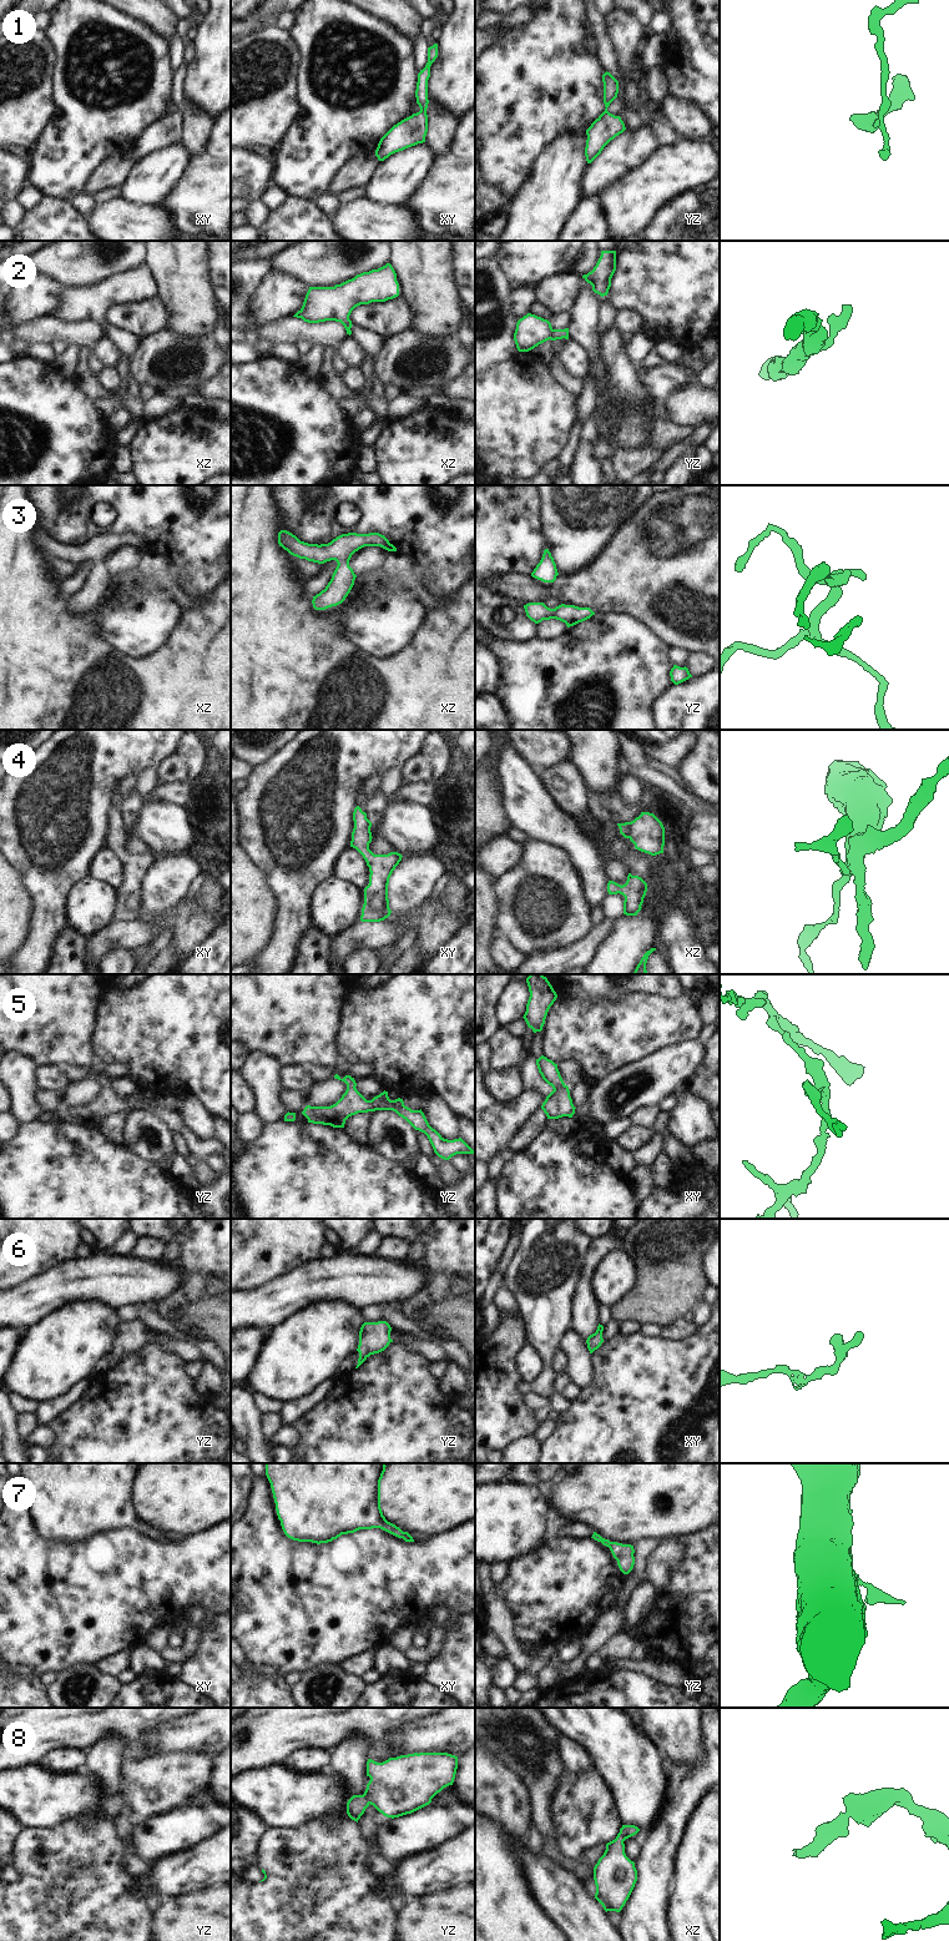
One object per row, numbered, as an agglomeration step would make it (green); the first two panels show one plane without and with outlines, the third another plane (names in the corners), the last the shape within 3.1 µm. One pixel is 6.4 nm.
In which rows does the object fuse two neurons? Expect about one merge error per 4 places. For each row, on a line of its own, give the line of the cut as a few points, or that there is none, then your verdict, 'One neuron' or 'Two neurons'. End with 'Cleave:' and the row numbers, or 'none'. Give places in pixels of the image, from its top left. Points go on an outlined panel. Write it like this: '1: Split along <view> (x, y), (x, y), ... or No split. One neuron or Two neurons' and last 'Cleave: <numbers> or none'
1: No split. One neuron
2: No split. One neuron
3: No split. One neuron
4: No split. One neuron
5: No split. One neuron
6: No split. One neuron
7: No split. One neuron
8: No split. One neuron
Cleave: none.

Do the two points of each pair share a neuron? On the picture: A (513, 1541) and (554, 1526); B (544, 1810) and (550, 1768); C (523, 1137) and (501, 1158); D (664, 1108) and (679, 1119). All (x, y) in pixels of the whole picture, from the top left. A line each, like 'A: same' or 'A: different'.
A: different
B: same
C: different
D: different

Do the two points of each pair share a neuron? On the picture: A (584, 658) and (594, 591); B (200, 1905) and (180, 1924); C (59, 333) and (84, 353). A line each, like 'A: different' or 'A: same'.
A: different
B: same
C: different

